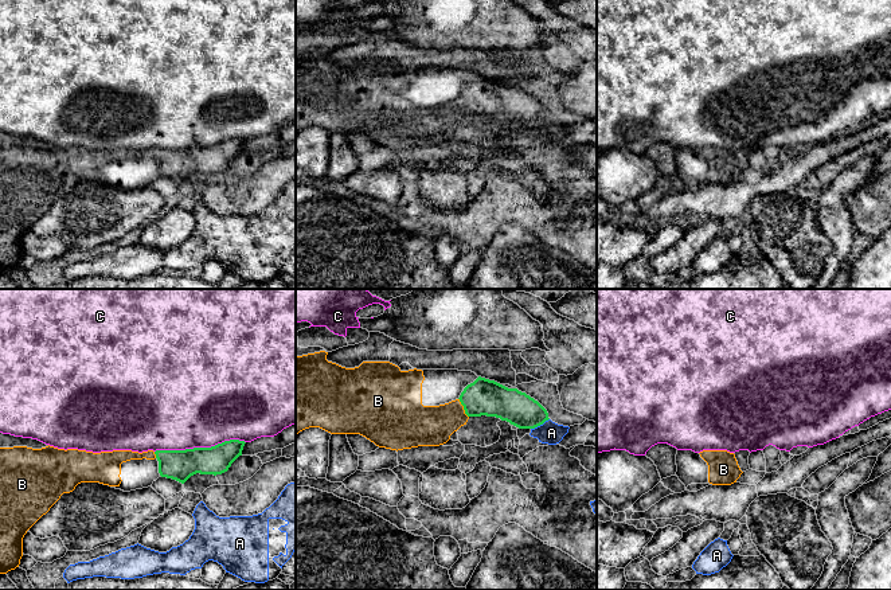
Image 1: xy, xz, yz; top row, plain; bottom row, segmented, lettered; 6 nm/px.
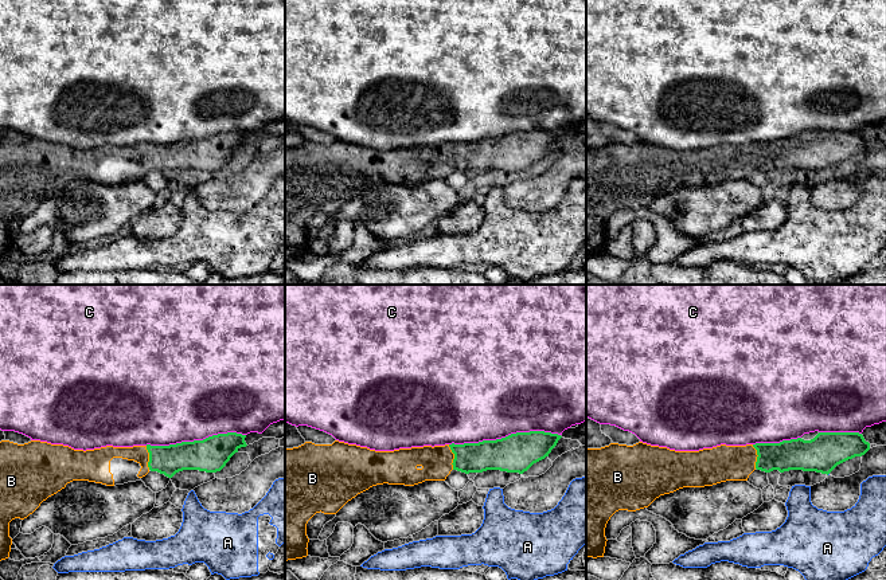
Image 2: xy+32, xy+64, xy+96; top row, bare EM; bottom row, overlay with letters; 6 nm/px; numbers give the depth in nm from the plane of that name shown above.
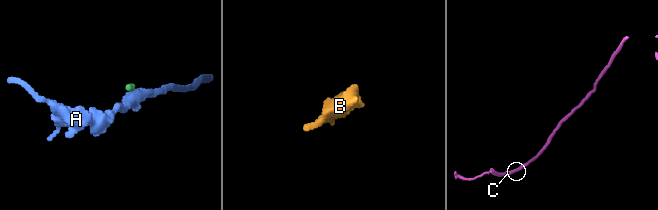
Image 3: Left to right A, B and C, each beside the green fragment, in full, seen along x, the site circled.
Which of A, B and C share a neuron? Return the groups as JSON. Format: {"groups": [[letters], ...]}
{"groups": [["A"], ["B"], ["C"]]}

